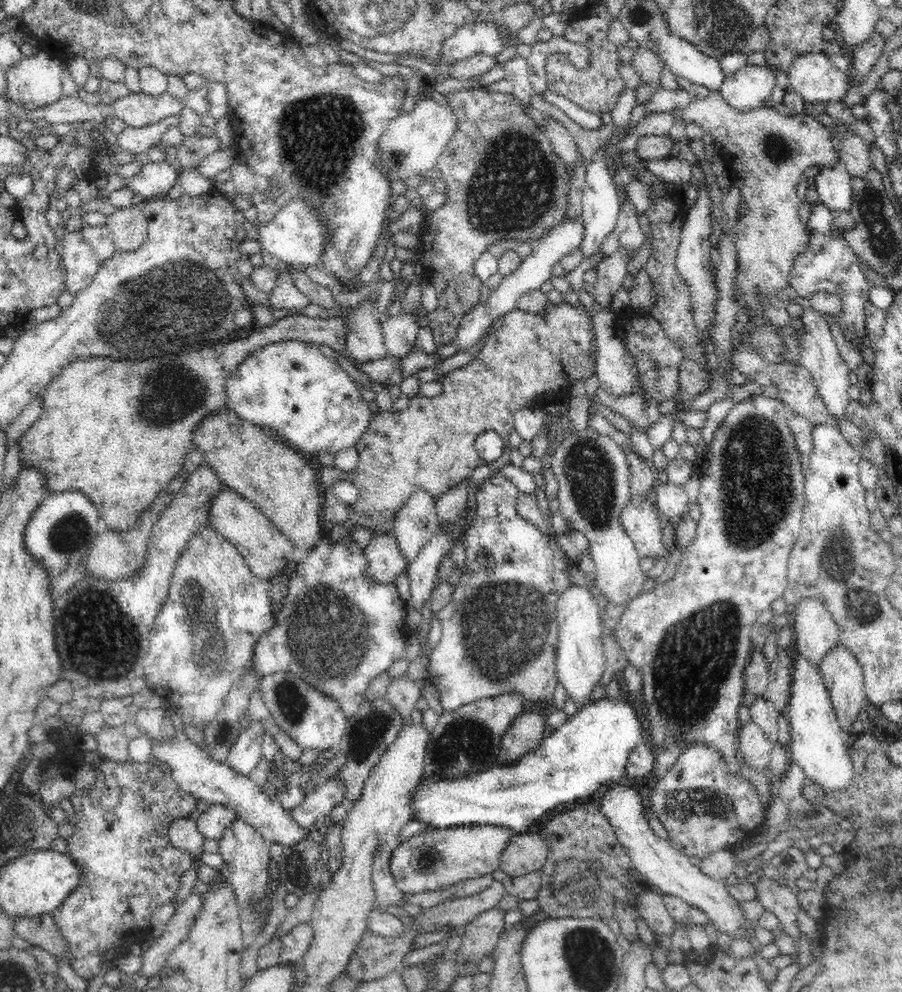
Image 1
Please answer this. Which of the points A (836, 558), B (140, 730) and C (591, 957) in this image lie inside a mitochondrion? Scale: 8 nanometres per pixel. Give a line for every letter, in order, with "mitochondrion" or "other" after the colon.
A: mitochondrion
B: other
C: mitochondrion

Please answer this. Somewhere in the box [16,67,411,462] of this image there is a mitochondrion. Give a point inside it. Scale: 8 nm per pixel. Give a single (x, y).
(137, 311)

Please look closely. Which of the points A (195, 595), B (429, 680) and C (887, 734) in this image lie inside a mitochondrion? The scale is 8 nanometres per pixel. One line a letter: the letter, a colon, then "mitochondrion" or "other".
A: mitochondrion
B: other
C: other

